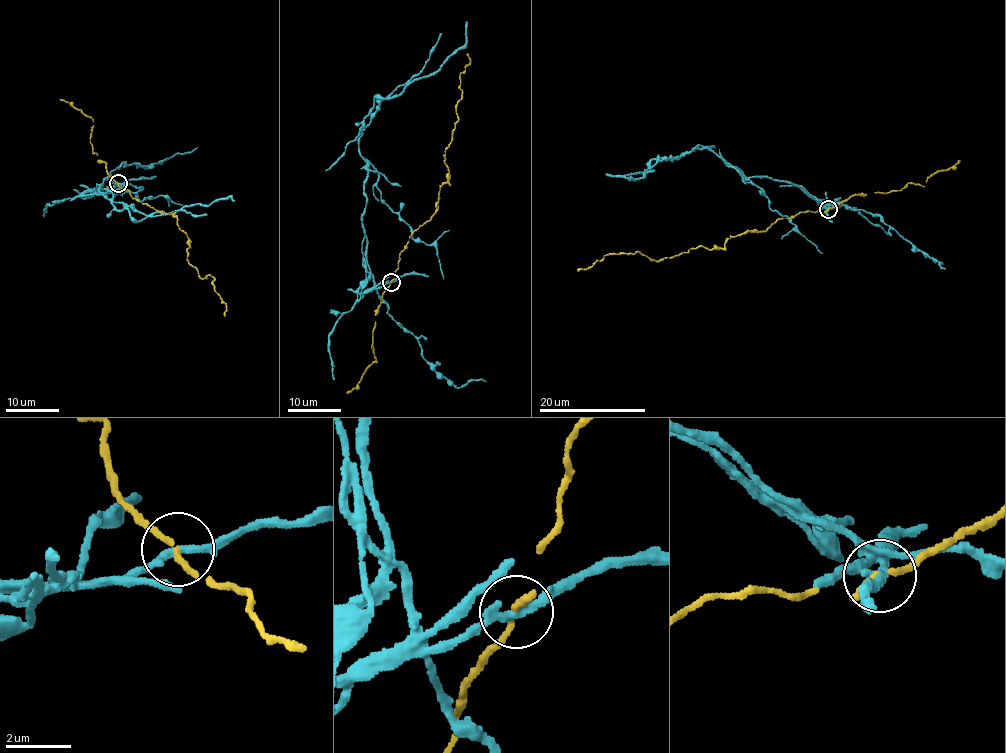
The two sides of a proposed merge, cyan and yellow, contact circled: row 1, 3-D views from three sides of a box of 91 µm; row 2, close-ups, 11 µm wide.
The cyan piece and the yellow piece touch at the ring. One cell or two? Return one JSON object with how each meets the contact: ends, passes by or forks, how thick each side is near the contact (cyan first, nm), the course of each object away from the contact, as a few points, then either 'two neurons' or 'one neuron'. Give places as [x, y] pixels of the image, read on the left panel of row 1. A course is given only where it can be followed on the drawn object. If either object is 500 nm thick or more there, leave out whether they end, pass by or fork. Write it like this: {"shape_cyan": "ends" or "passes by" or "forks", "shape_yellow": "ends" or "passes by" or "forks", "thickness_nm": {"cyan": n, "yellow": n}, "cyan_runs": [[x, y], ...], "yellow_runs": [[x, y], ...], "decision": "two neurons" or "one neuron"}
{"shape_cyan": "passes by", "shape_yellow": "ends", "thickness_nm": {"cyan": 240, "yellow": 240}, "cyan_runs": [[118, 183], [97, 185], [106, 197], [112, 187], [107, 187], [112, 199], [152, 217], [230, 196], [235, 201]], "yellow_runs": [[118, 183], [142, 204], [176, 216], [188, 239], [189, 264], [202, 279], [214, 277], [223, 315]], "decision": "two neurons"}

